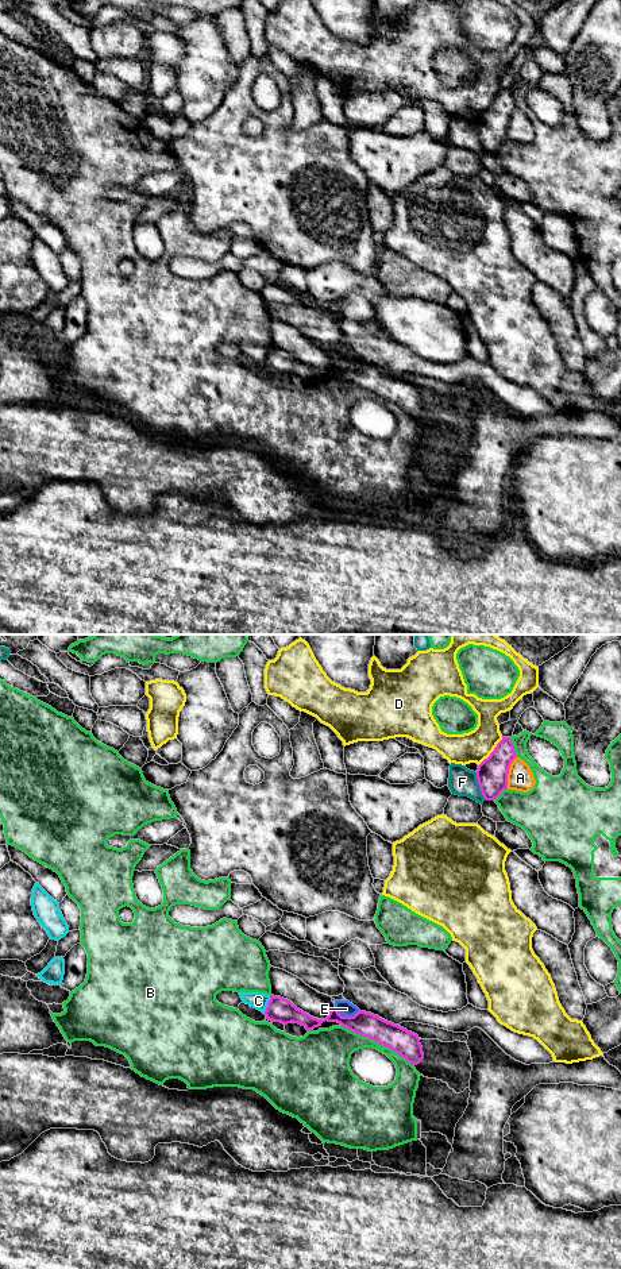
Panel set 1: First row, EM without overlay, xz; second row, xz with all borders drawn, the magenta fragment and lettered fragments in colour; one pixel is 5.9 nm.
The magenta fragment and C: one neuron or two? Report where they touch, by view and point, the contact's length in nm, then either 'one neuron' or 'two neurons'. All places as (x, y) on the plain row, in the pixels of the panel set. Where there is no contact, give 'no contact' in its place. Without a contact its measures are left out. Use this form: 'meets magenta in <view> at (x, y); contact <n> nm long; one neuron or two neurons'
meets magenta in xz at (267, 357); contact 120 nm long; two neurons

